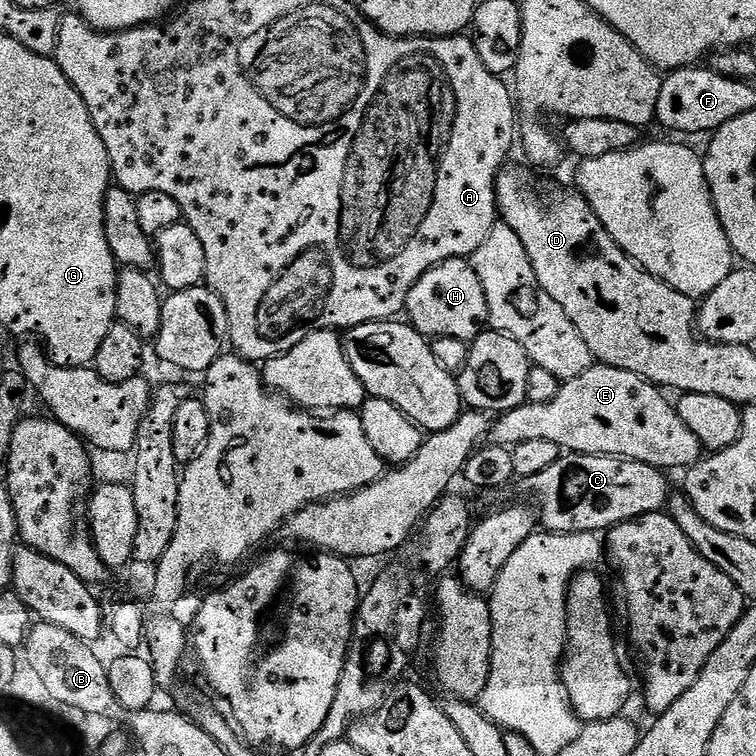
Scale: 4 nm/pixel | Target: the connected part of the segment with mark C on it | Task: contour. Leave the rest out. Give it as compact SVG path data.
M564 454L550 470L531 477L532 492L540 499L538 520L543 531L557 534L607 533L615 524L659 512L670 499L668 480L661 469L646 462L617 456Z

